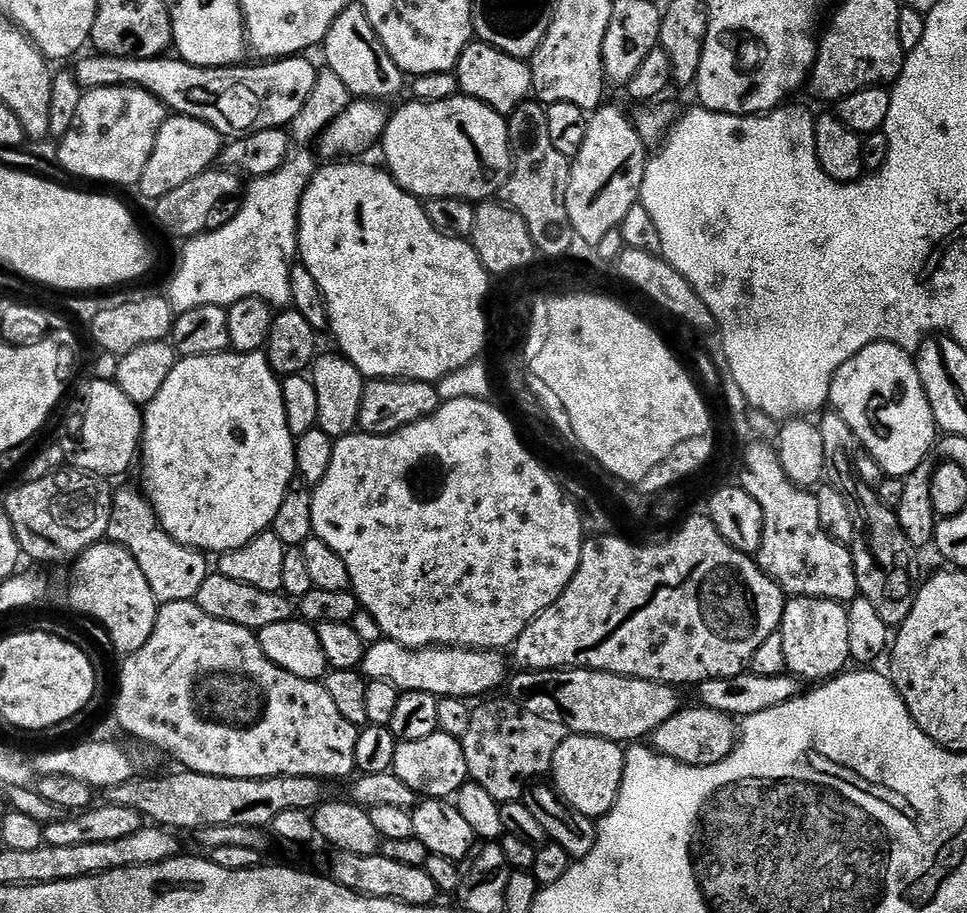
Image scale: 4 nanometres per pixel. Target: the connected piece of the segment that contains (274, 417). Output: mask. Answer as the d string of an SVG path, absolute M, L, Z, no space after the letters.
M219 352L209 356L185 356L177 359L174 370L170 370L170 378L166 378L162 390L158 390L150 403L143 409L144 439L138 453L138 469L142 491L152 503L152 512L158 522L182 546L196 548L205 554L219 554L238 550L238 546L246 546L250 538L269 531L274 522L274 514L282 507L282 498L286 498L288 488L296 476L296 437L290 426L286 426L286 406L282 402L280 389L281 377L268 365L267 355L259 352Z

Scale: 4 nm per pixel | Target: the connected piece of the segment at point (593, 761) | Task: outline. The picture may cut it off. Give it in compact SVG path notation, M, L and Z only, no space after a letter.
M569 734L554 754L551 783L560 797L574 810L578 810L578 814L593 818L604 816L614 806L620 793L624 753L625 749L615 740Z

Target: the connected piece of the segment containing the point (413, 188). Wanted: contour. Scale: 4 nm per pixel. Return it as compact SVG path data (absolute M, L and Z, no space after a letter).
M463 94L442 102L407 103L389 115L382 137L383 163L392 179L424 202L434 198L493 199L512 175L507 119Z

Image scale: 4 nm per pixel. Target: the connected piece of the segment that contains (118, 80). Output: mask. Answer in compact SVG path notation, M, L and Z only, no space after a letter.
M84 54L75 61L74 71L78 86L85 90L93 88L113 88L128 85L130 88L141 88L154 98L164 103L169 113L178 116L198 118L198 122L206 122L214 126L225 138L237 138L252 135L258 131L287 129L294 118L298 118L298 110L306 106L306 98L310 98L310 90L314 90L314 82L318 71L307 59L307 55L286 56L271 62L255 62L249 68L233 66L230 68L203 68L187 64L172 54L155 56L154 58L118 58L99 54Z

